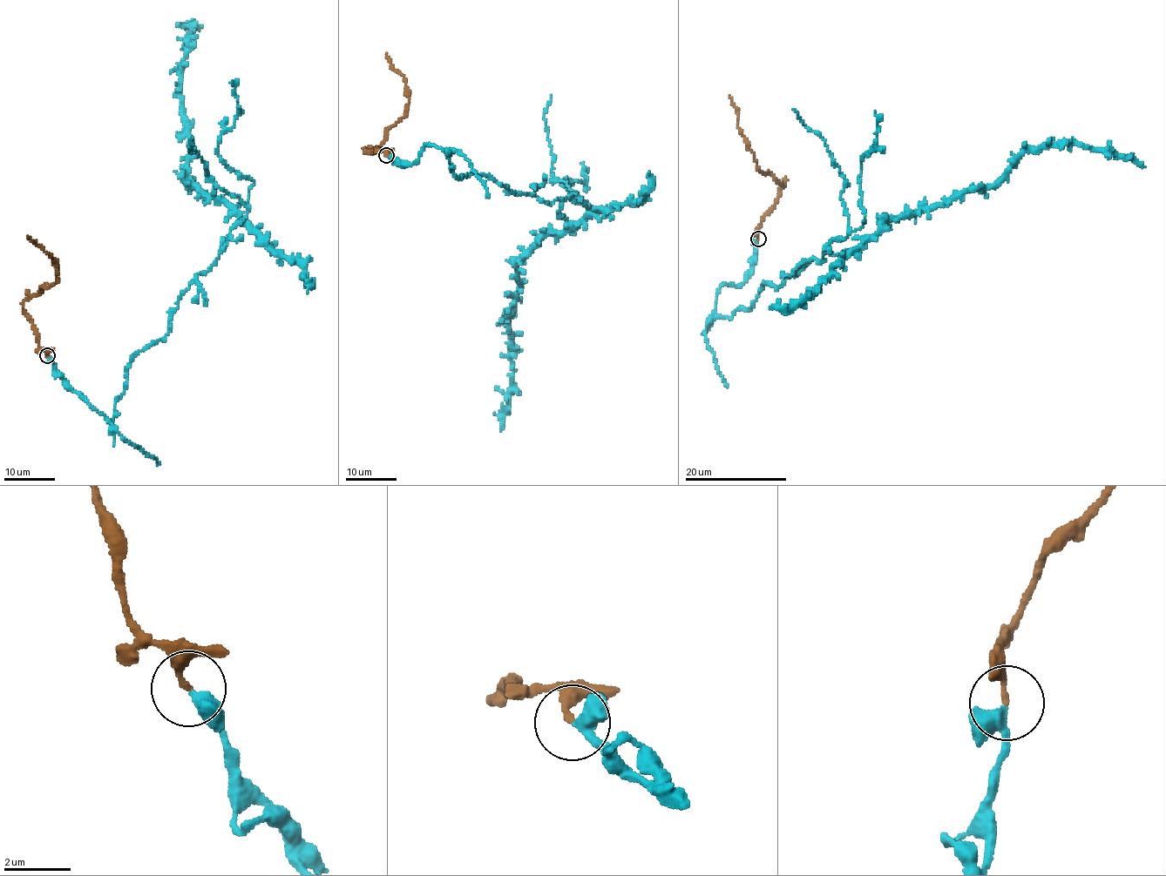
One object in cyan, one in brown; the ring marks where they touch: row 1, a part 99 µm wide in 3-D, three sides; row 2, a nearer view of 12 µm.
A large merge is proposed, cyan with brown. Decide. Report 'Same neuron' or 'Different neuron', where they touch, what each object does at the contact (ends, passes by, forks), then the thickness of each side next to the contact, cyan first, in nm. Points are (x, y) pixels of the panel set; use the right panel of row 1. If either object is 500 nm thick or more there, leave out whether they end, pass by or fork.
Same neuron. Place: (758, 239). At the ring cyan passes by. At the ring brown ends. Thickness 320 nm (cyan) against 170 nm

